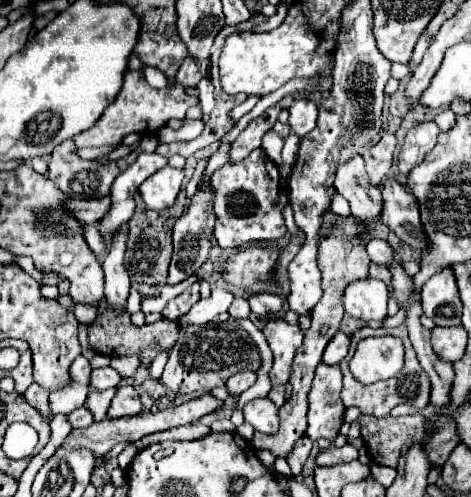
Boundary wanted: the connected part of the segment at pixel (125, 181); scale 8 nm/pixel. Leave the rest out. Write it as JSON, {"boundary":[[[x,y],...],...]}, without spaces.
{"boundary":[[[152,152],[152,154],[140,154],[136,162],[126,168],[112,184],[112,208],[110,212],[100,220],[100,234],[110,242],[112,234],[120,230],[122,226],[128,224],[128,220],[134,214],[134,194],[138,192],[140,184],[152,176],[156,170],[164,168],[166,164],[174,168],[184,168],[184,158],[182,156],[172,156],[170,162],[168,158]]]}

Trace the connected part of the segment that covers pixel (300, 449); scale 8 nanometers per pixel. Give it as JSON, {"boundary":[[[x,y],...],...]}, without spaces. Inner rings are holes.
{"boundary":[[[304,434],[304,436],[294,444],[292,452],[286,454],[286,462],[288,462],[288,466],[292,468],[292,476],[298,476],[298,474],[300,474],[300,470],[302,470],[306,458],[308,458],[308,454],[310,454],[310,448],[312,448],[312,442],[310,442],[310,438],[306,438],[306,434]]]}

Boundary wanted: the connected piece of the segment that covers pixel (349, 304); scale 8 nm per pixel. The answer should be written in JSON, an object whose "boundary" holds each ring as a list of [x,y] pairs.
{"boundary":[[[364,278],[344,290],[344,310],[358,320],[384,320],[388,308],[388,286],[376,278]]]}

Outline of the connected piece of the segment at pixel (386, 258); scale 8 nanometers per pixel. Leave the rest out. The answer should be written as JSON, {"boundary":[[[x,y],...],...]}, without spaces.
{"boundary":[[[368,240],[366,244],[366,254],[370,256],[372,262],[378,262],[378,264],[390,264],[392,262],[392,248],[388,246],[386,240]]]}

